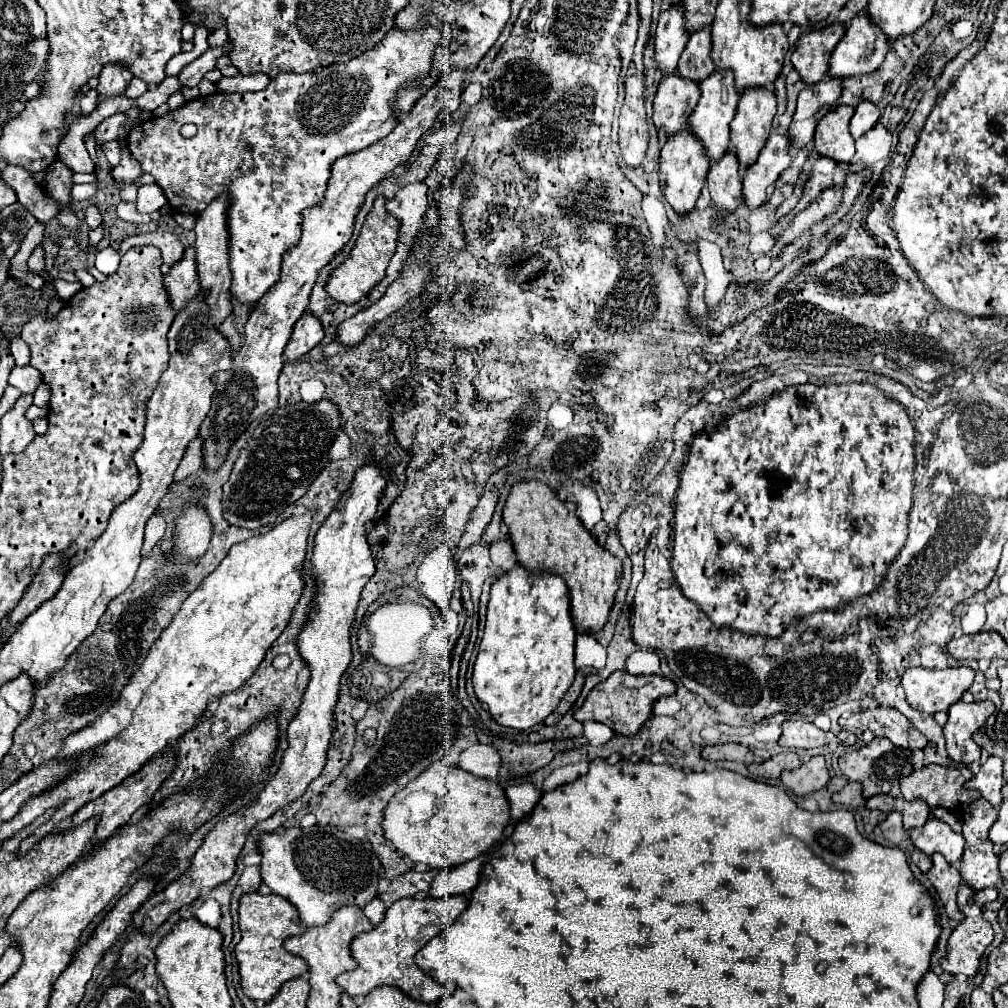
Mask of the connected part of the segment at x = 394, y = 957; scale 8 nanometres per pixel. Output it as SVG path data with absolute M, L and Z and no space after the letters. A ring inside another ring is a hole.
M446 896L440 900L432 898L402 898L394 902L386 910L386 918L374 926L370 932L362 932L354 936L350 944L352 958L356 960L356 968L350 972L344 972L336 978L336 984L348 992L352 998L366 996L372 988L378 988L382 984L390 984L400 988L404 994L408 994L412 1000L418 1002L438 1002L440 998L448 996L452 990L456 990L456 984L450 982L438 982L432 976L426 976L416 964L414 954L430 942L434 936L438 936L442 930L446 930L468 906L466 896Z

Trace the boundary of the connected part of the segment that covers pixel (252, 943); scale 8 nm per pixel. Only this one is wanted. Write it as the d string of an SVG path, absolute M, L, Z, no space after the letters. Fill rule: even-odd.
M250 892L240 898L238 916L240 916L242 940L236 944L234 954L240 968L240 986L248 998L270 1002L276 996L276 990L280 990L280 986L286 980L298 978L308 972L308 966L300 956L290 954L282 948L282 942L288 936L302 932L298 912L282 896L276 894L264 896L260 892Z

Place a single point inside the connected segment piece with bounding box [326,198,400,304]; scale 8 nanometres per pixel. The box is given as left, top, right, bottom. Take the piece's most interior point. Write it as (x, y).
(366, 264)

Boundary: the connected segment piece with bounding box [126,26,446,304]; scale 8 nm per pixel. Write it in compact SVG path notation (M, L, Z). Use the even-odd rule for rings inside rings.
M394 26L378 46L350 62L320 66L306 74L278 74L260 92L216 92L212 96L200 96L184 102L180 108L170 110L164 116L140 122L126 138L128 150L140 162L142 172L156 178L156 184L164 190L174 212L196 216L202 214L214 198L222 194L228 196L226 214L230 234L228 256L232 270L232 296L236 296L242 304L256 304L266 290L278 282L282 256L298 244L302 234L302 210L322 202L332 162L340 156L364 150L396 128L398 112L394 102L398 98L398 90L414 86L430 72L432 54L444 42L442 30L438 28L398 30ZM184 122L196 124L196 136L184 138L180 134Z

